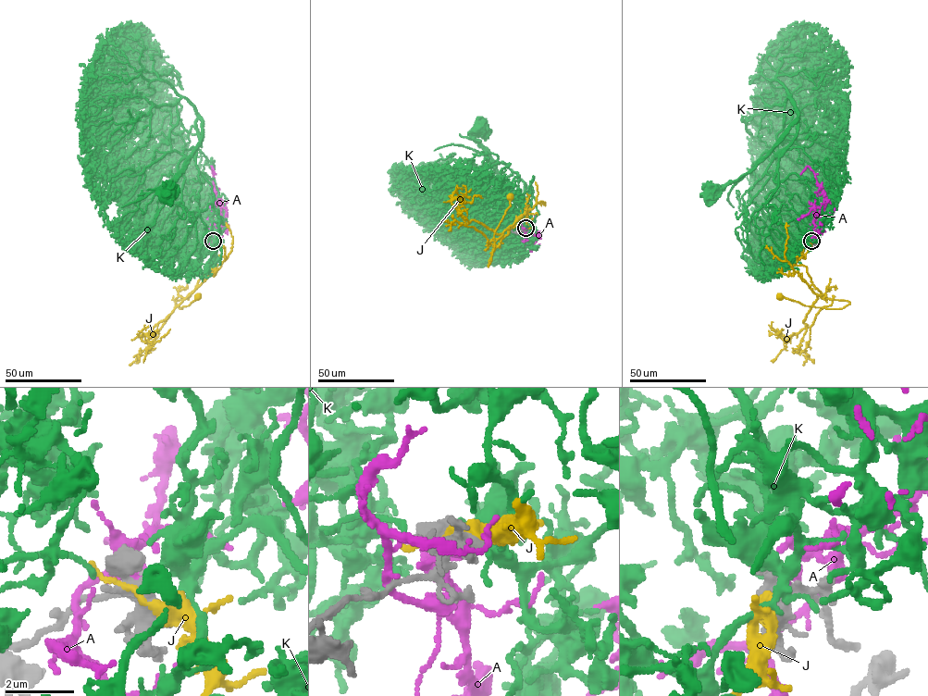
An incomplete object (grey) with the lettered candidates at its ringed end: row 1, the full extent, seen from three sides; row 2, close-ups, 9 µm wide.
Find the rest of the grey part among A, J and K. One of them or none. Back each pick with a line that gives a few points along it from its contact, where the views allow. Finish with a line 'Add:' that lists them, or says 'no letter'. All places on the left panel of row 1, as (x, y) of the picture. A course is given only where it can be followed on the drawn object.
K: course (214, 241), (214, 194), (196, 164), (199, 118), (201, 143), (162, 190), (166, 194)
Add: K

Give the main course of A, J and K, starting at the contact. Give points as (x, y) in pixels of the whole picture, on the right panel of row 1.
A: (811, 242), (819, 234), (819, 205), (824, 198), (820, 190), (814, 206), (798, 220)
J: (810, 242), (805, 256), (794, 263), (807, 267), (822, 298), (849, 303), (838, 309), (826, 309), (779, 296)
K: (810, 241), (810, 229), (793, 209), (766, 205), (798, 118), (751, 169), (712, 194)

